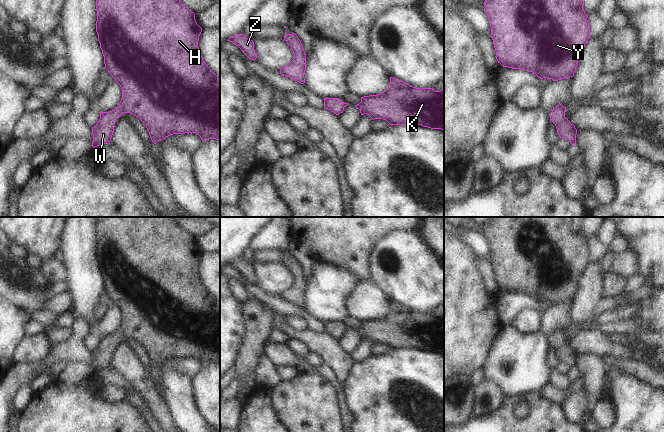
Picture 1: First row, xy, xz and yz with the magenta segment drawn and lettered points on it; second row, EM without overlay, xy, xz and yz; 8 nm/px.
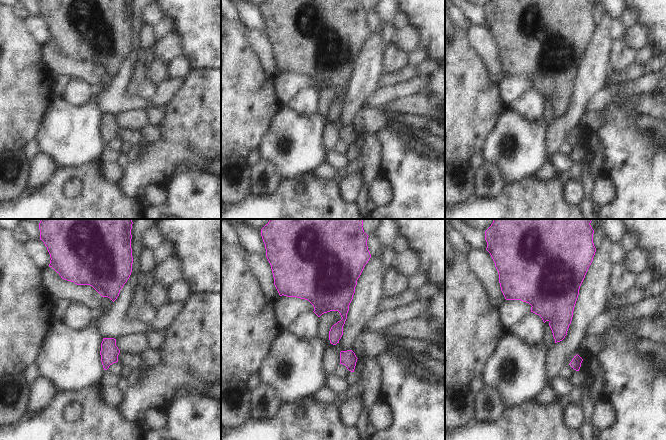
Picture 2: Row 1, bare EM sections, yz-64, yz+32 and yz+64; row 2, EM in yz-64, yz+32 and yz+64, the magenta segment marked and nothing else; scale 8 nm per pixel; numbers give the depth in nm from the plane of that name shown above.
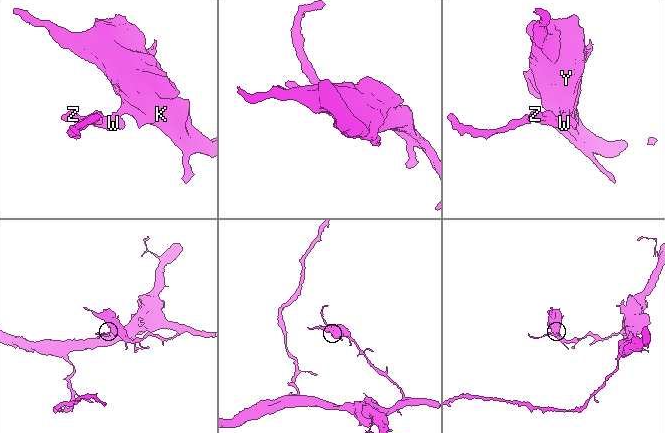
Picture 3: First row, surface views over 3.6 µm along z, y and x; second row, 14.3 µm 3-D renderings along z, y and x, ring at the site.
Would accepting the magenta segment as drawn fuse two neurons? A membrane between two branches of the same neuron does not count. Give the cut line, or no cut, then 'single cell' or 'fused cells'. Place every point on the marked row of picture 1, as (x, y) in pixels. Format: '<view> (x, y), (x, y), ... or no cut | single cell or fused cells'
no cut | single cell

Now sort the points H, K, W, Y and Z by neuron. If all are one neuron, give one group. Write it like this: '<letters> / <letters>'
H K W Y Z

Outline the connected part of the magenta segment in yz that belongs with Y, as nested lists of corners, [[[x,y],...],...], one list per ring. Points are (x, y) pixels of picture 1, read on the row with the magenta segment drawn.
[[[485,0],[483,8],[490,20],[490,36],[492,37],[494,43],[496,59],[498,63],[500,63],[503,67],[522,69],[528,72],[532,72],[541,79],[547,78],[552,79],[553,81],[558,81],[561,79],[573,77],[578,65],[580,53],[590,38],[590,26],[587,20],[588,15],[583,9],[582,2],[583,0]]]

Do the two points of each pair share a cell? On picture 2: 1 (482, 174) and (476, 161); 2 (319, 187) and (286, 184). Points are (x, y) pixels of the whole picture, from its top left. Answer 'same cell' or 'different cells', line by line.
1: different cells
2: same cell

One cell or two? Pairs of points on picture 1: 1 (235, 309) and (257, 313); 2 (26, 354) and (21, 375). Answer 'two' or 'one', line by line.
1: two
2: two

